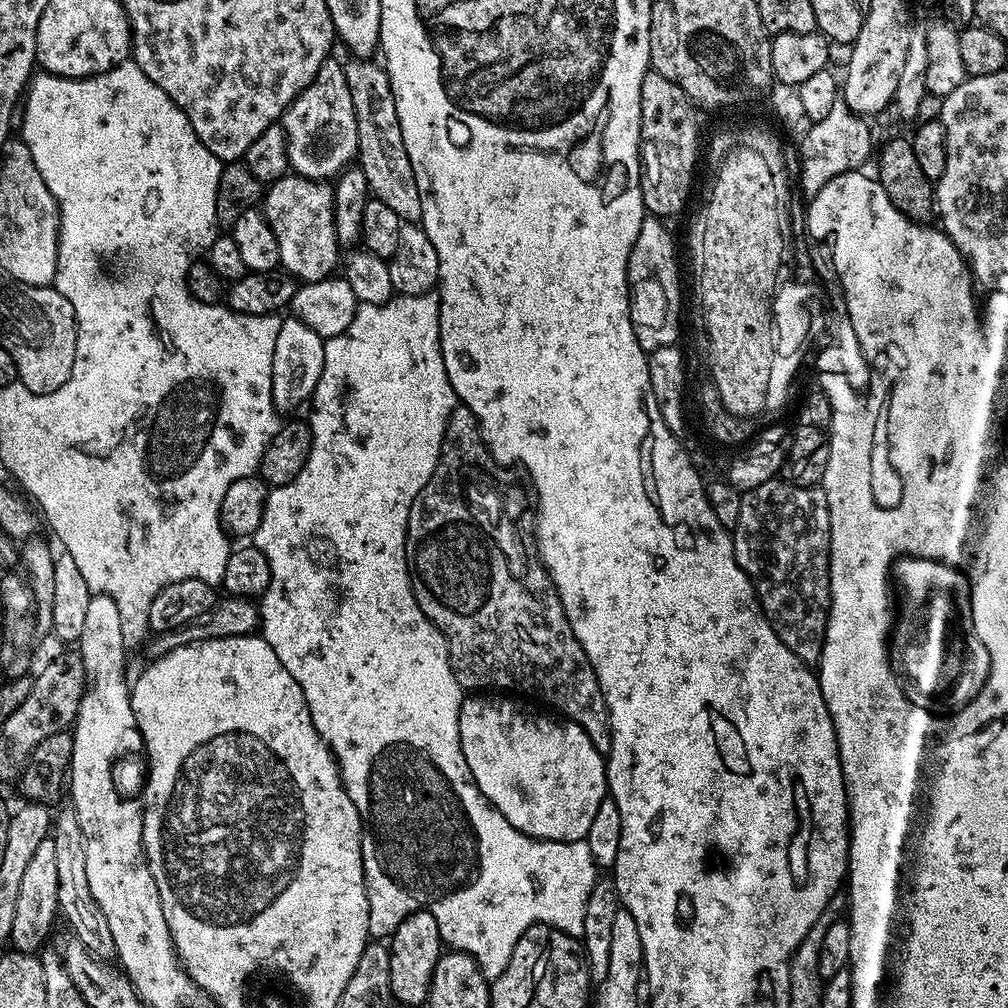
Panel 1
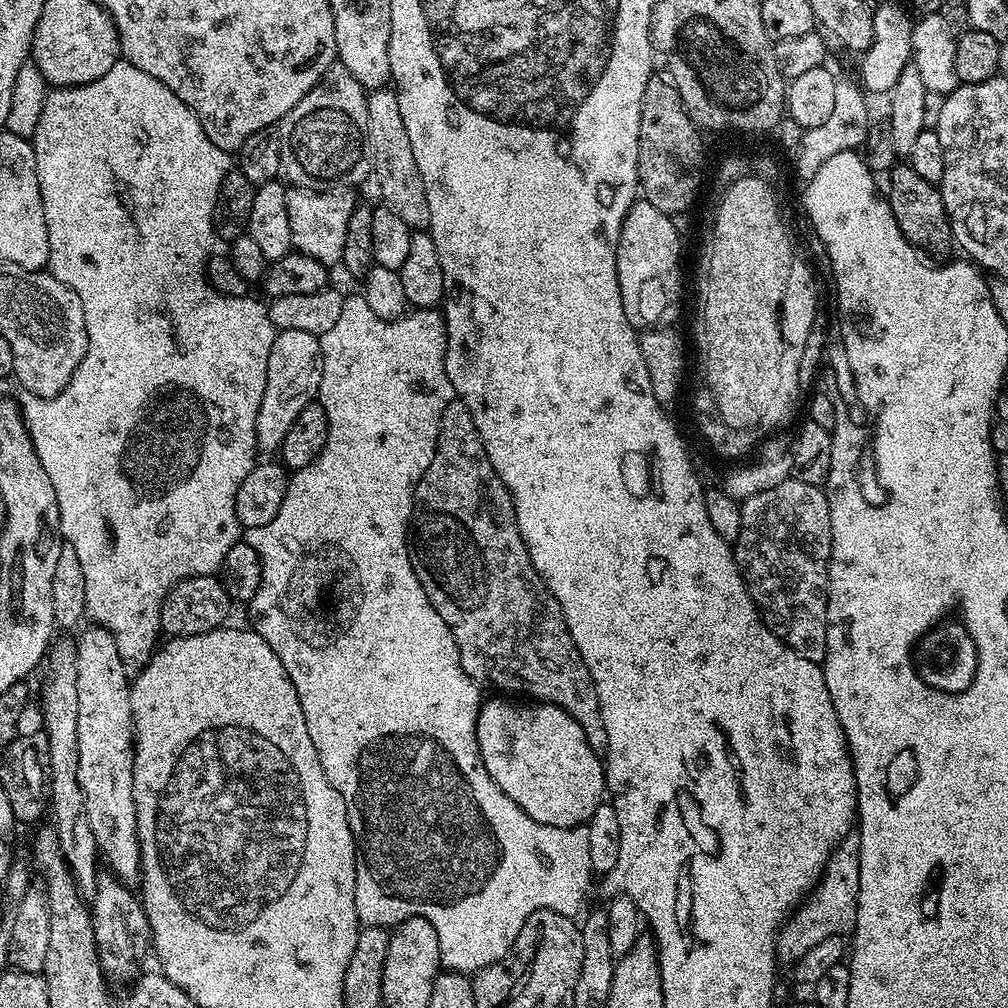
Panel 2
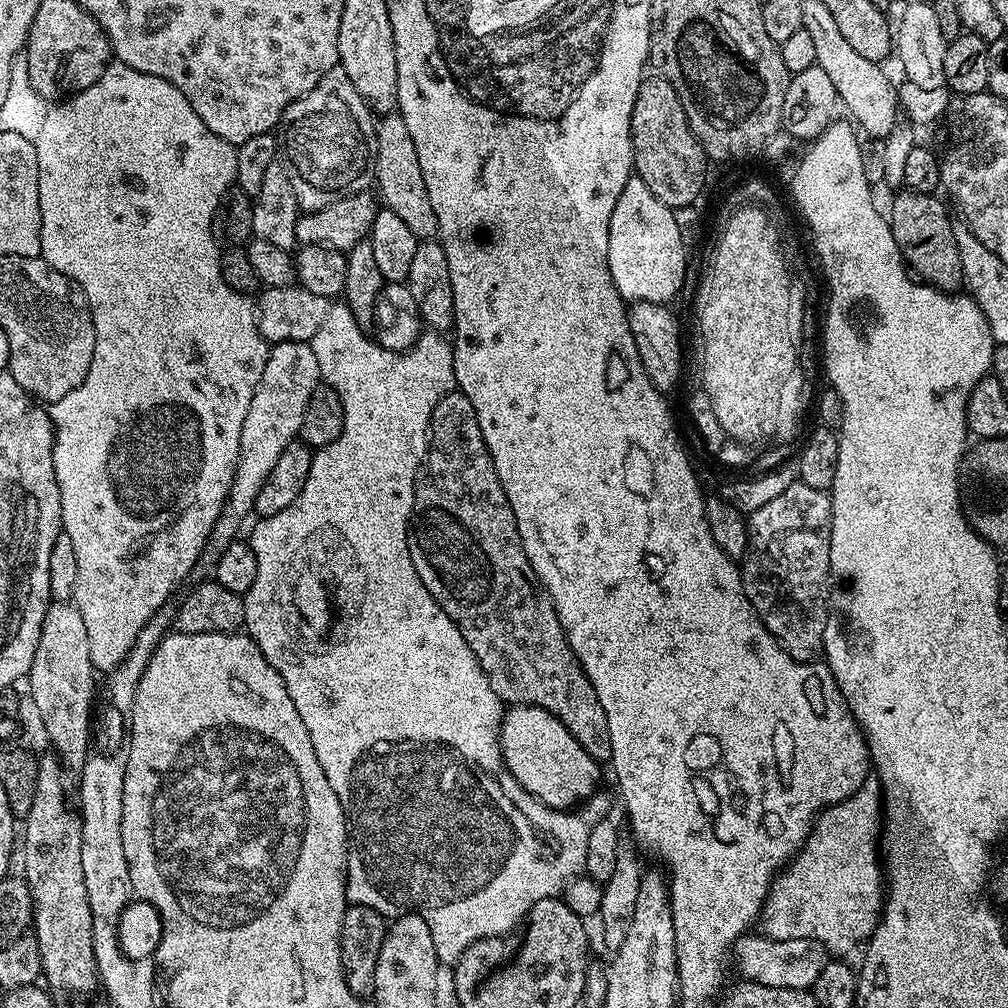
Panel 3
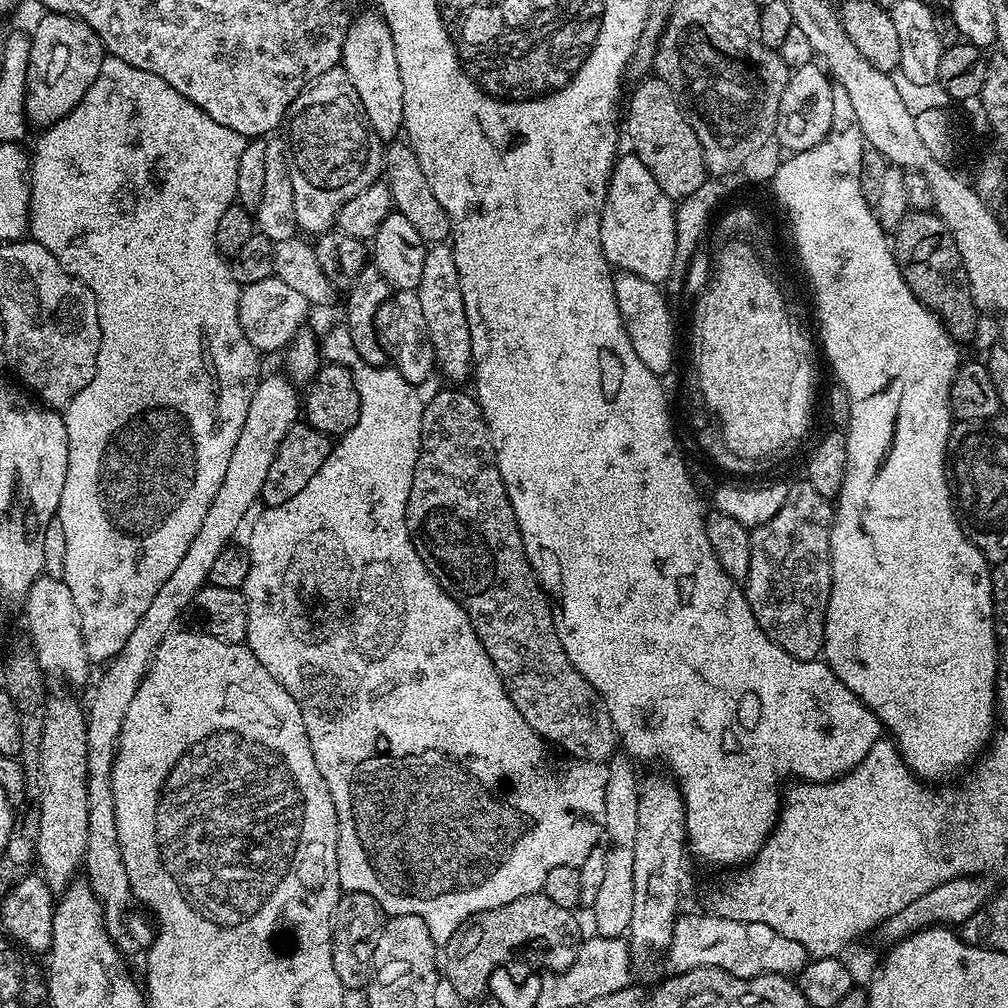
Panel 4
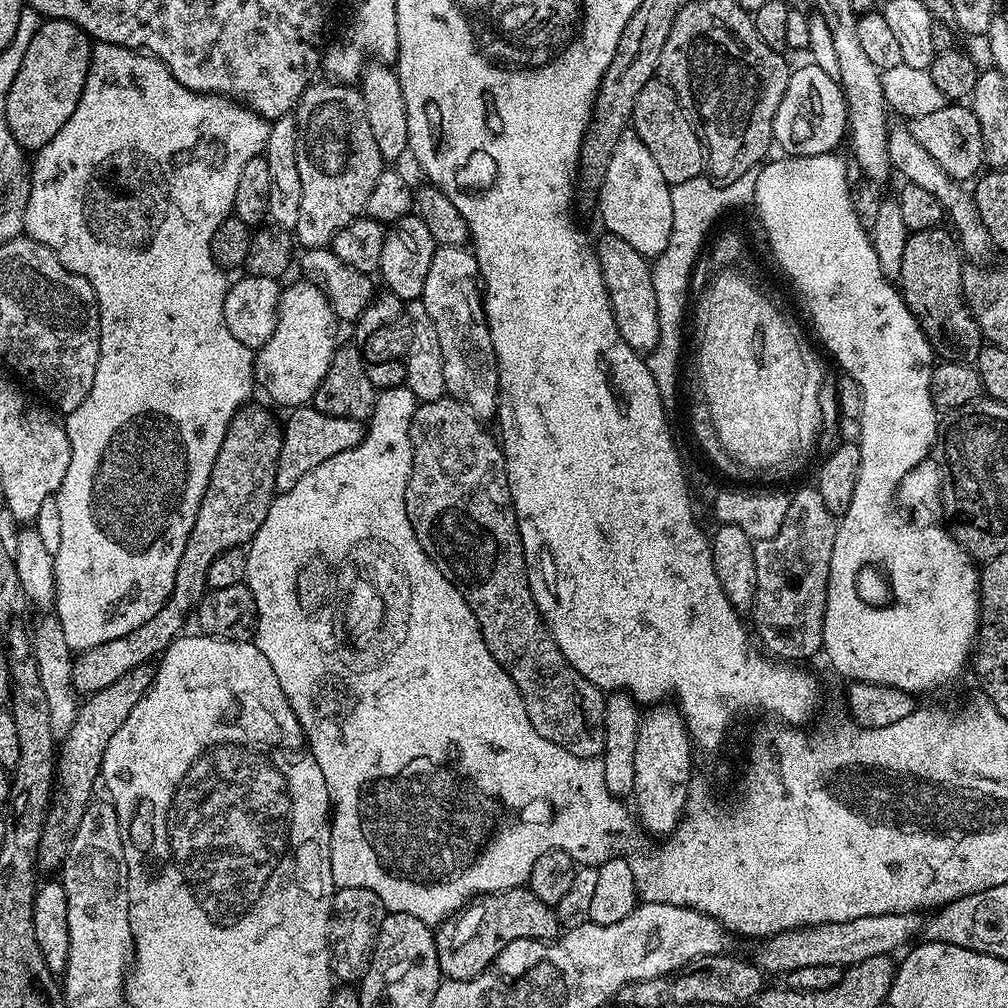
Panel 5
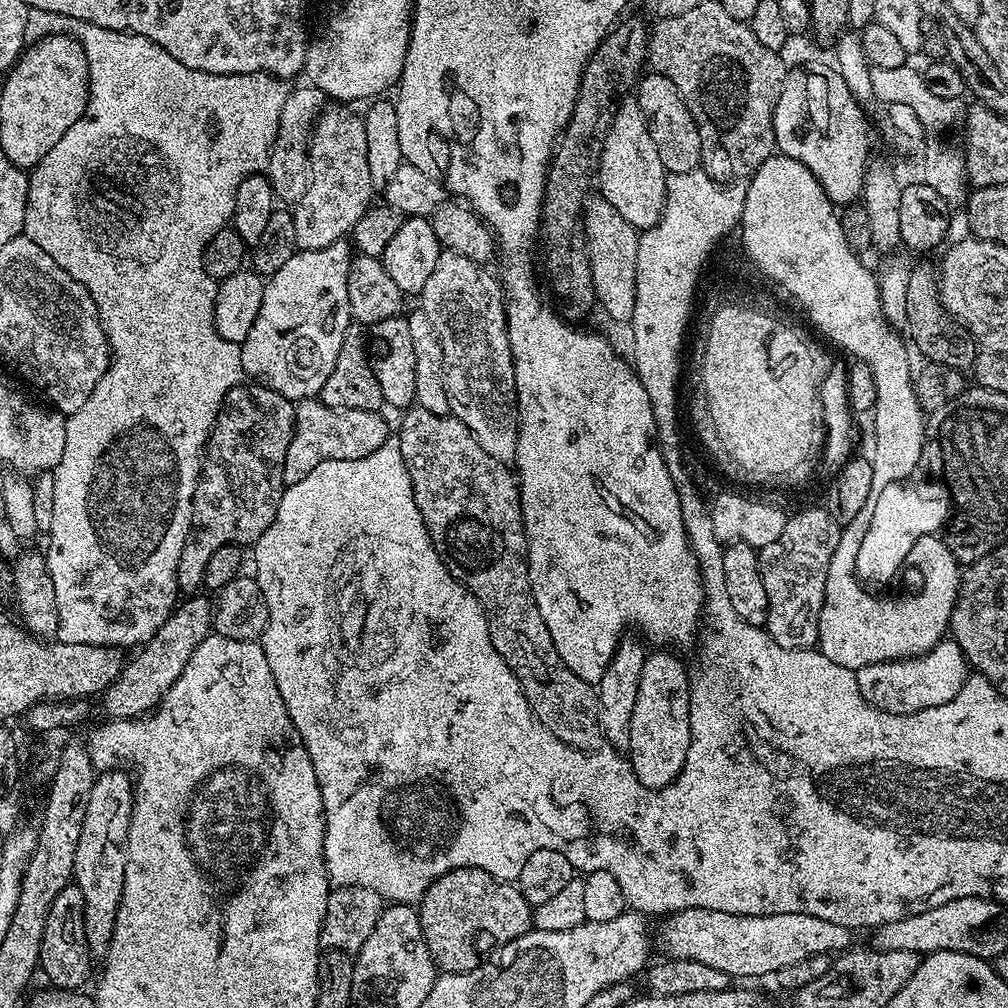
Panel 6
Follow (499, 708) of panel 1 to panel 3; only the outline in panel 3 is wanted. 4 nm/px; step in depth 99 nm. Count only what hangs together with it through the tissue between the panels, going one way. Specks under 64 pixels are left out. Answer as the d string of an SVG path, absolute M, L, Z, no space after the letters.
M514 704L503 713L500 753L512 777L548 808L575 809L597 791L601 765L580 745L578 738L566 730L558 717L533 704Z

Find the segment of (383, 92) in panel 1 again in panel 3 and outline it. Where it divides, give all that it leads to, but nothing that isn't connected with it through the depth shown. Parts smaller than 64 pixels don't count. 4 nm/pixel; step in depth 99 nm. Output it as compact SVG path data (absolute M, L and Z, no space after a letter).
M384 114L376 120L376 175L374 184L375 187L380 187L378 196L383 207L394 210L394 214L398 214L398 218L402 218L402 222L406 222L406 226L410 226L410 230L416 237L432 238L437 235L434 206L430 206L430 194L426 182L422 178L422 166L418 162L417 152L414 151L414 138L410 138L410 130L398 114Z

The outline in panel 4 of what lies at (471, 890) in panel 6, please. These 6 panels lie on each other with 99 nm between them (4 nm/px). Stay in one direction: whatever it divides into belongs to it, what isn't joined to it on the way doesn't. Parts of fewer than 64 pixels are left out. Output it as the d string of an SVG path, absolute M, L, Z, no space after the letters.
M542 890L514 898L514 902L506 902L501 908L480 913L463 929L460 944L458 940L443 949L442 976L447 987L456 984L451 990L455 992L460 984L490 984L493 972L497 971L496 960L507 965L515 948L524 948L532 942L539 942L542 946L542 958L547 969L552 969L552 952L568 952L568 956L576 959L582 935L574 915L571 909L560 906Z

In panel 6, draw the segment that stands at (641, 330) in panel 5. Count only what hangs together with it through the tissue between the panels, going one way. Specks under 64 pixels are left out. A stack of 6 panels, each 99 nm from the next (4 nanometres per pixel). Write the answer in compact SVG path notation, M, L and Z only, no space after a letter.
M592 198L584 206L584 239L588 241L588 261L592 285L599 307L612 320L627 325L634 314L636 302L636 271L640 232L610 202Z

